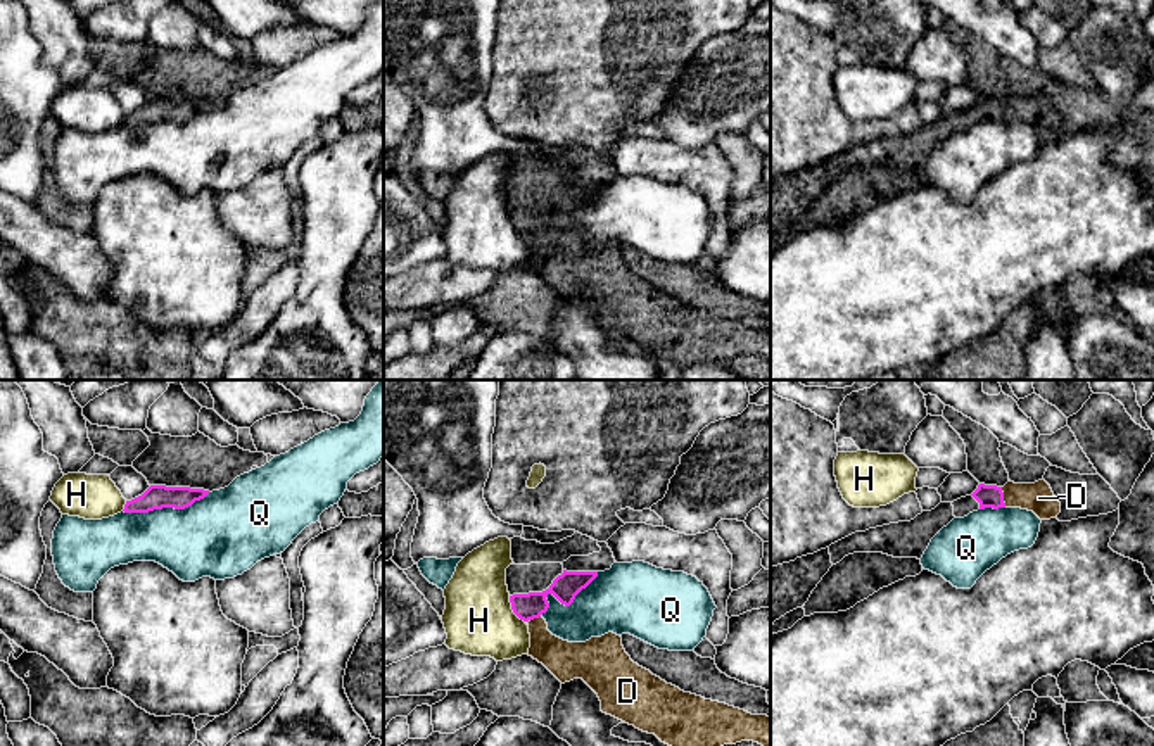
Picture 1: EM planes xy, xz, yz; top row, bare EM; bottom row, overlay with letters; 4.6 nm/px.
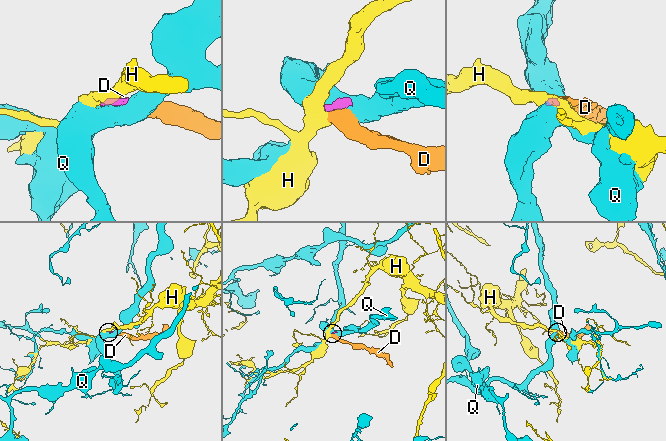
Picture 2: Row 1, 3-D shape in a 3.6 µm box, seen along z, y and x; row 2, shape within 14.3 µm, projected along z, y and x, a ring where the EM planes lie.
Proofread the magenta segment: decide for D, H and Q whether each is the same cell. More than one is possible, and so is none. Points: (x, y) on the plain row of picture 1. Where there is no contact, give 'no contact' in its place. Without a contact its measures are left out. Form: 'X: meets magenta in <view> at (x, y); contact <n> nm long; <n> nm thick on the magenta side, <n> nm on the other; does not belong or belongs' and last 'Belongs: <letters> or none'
D: meets magenta in yz at (1002, 111); contact 100 nm long; 110 nm thick on the magenta side, 140 nm on the other; belongs
H: meets magenta in xz at (512, 221); contact 150 nm long; 130 nm thick on the magenta side, 320 nm on the other; does not belong
Q: meets magenta in xy at (166, 120); contact 420 nm long; 110 nm thick on the magenta side, 360 nm on the other; does not belong
Belongs: D

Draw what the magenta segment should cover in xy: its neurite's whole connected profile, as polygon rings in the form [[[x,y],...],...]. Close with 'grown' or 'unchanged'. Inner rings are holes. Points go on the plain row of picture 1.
[[[150,98],[142,109],[126,114],[124,126],[149,126],[162,121],[185,123],[204,112],[209,104],[190,100]]] | unchanged

